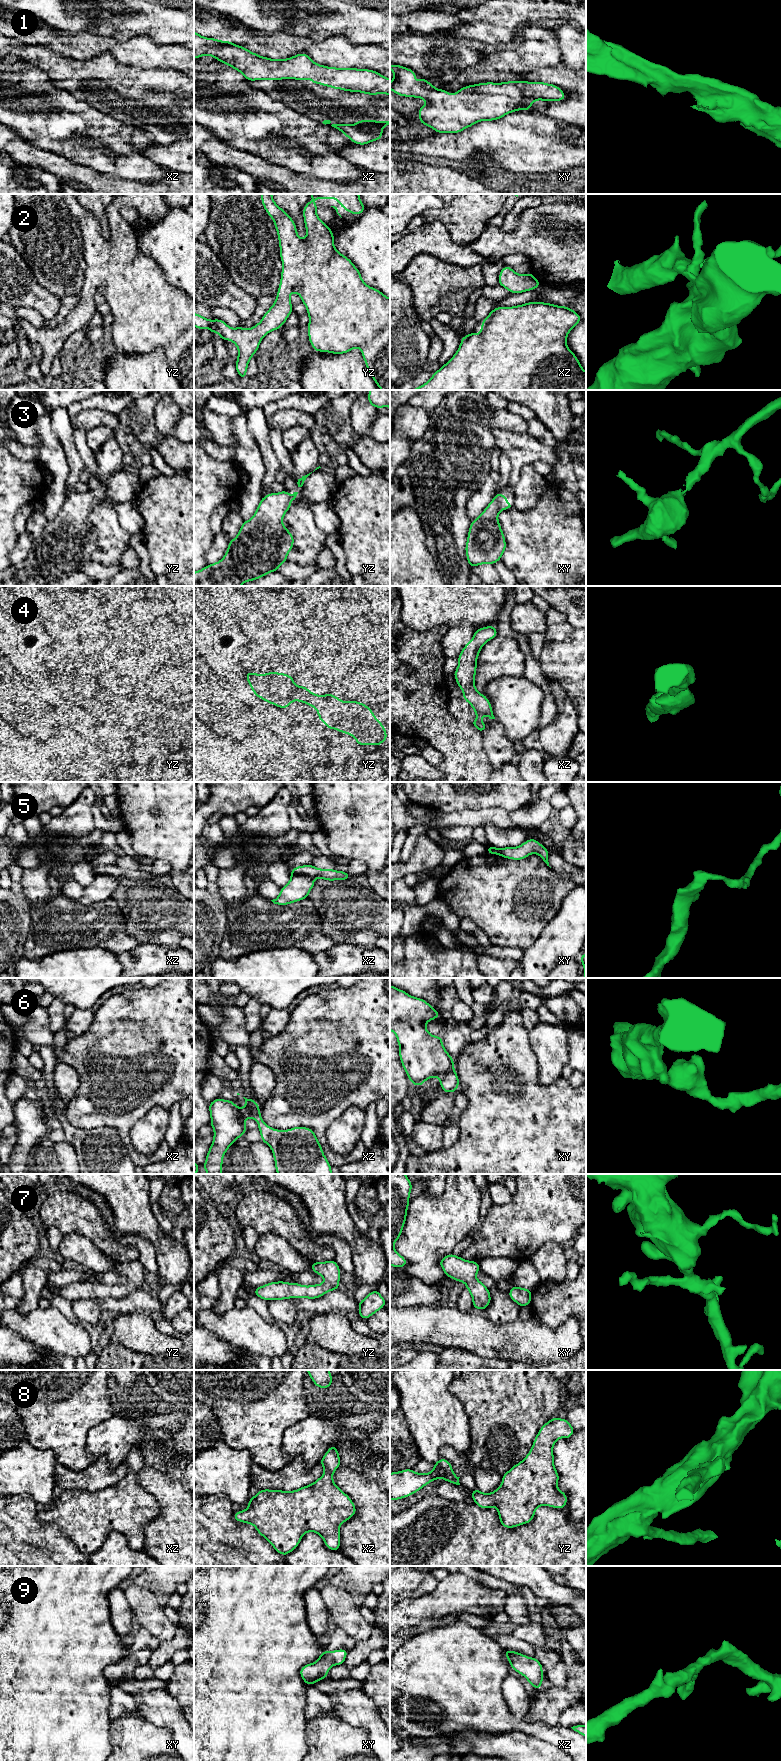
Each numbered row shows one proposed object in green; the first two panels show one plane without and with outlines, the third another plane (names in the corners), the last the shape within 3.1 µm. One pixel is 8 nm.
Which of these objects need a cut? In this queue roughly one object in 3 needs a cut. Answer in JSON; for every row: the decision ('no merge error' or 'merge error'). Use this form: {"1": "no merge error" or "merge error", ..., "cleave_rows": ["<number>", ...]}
{"1": "no merge error", "2": "no merge error", "3": "no merge error", "4": "no merge error", "5": "merge error", "6": "merge error", "7": "no merge error", "8": "no merge error", "9": "no merge error", "cleave_rows": ["5", "6"]}

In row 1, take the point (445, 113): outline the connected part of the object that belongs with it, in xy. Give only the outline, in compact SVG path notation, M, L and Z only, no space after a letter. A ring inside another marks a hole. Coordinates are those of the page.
M391 64L394 73L390 89L399 96L421 98L427 101L419 110L419 122L437 133L460 133L480 121L499 120L505 115L518 111L529 111L536 100L563 101L566 94L556 85L545 82L507 81L486 82L464 86L453 95L447 90L437 89L423 77L417 82L416 72L401 65Z

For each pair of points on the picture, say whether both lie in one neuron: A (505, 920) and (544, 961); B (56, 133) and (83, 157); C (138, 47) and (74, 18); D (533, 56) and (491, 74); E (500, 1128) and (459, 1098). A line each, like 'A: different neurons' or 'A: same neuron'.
A: different neurons
B: same neuron
C: different neurons
D: same neuron
E: different neurons

